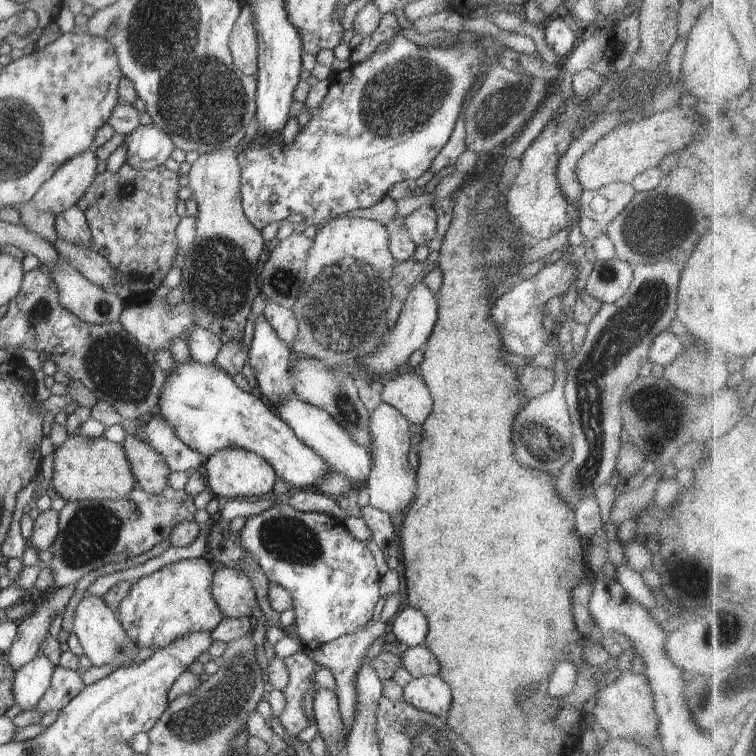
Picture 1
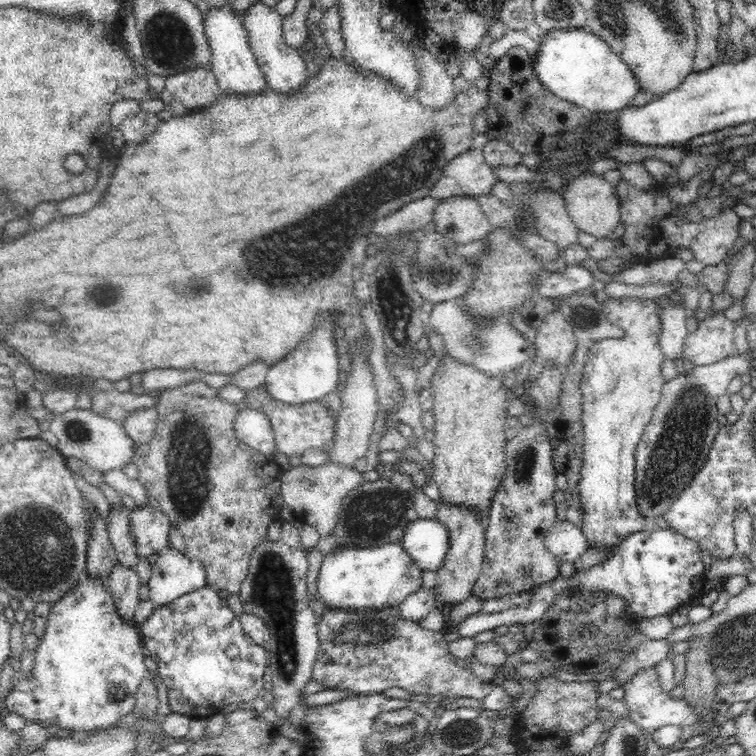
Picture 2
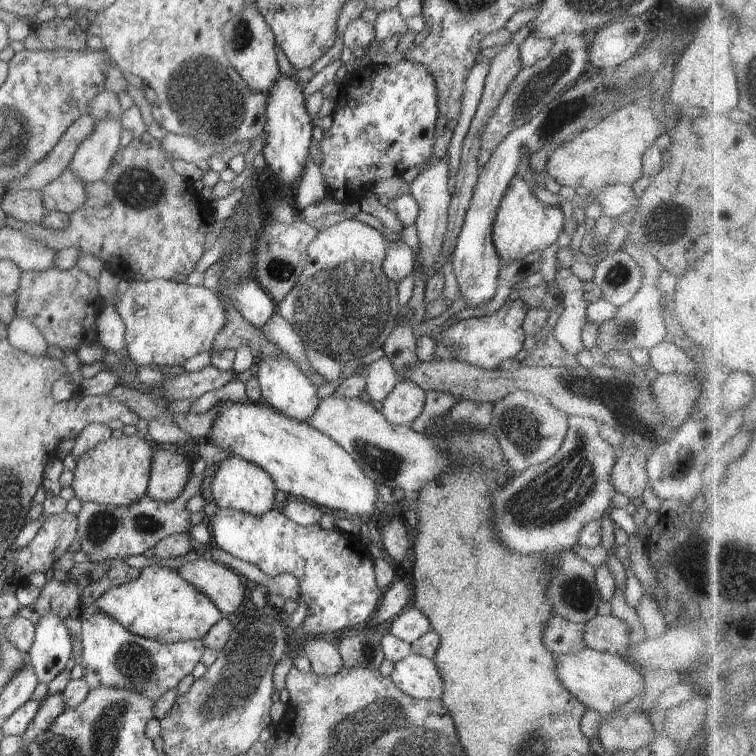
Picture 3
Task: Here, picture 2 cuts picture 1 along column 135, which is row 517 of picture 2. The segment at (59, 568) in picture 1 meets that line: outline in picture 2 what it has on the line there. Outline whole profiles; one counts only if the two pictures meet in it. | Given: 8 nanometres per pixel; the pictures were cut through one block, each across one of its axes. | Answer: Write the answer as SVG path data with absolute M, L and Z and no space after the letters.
M531 415L533 424L518 427L518 434L508 440L504 448L504 478L500 482L496 496L492 498L488 520L485 528L485 554L479 577L472 589L472 596L482 601L489 598L504 598L520 592L534 592L538 587L554 582L560 575L561 560L554 557L544 545L544 538L558 520L552 494L557 490L555 478L557 470L553 463L552 447L544 428Z

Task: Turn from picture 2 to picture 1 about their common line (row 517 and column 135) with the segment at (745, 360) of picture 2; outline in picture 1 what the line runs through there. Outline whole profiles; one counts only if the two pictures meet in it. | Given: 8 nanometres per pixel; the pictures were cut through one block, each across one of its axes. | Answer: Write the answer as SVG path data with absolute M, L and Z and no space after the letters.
M85 596L76 606L73 615L72 634L79 640L84 655L93 666L119 666L134 660L134 642L128 638L118 614L106 604L103 597Z

